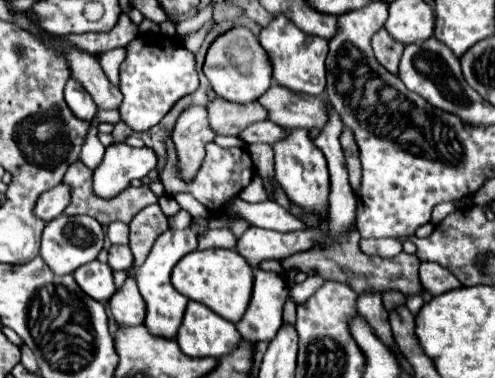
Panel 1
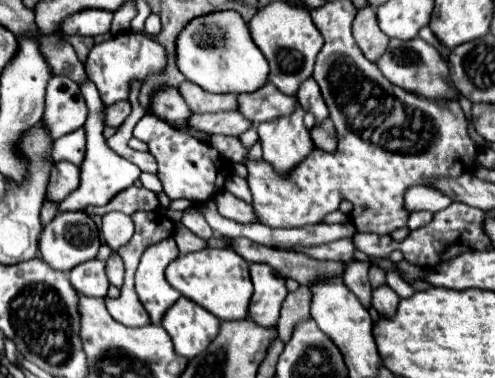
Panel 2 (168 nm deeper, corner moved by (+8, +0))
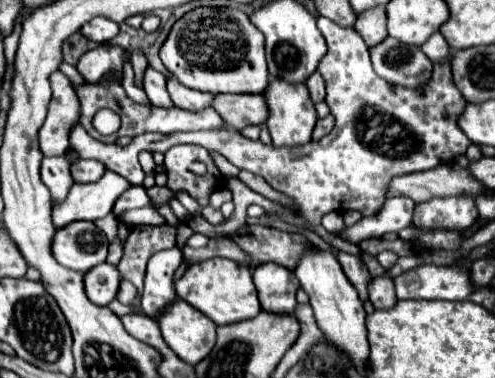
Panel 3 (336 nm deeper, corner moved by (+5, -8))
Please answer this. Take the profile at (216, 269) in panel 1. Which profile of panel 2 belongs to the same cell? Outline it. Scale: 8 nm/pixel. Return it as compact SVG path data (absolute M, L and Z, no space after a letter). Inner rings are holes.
M204 248L186 256L178 256L166 268L166 280L182 296L200 304L220 320L242 320L248 314L248 302L252 296L248 262L234 250Z

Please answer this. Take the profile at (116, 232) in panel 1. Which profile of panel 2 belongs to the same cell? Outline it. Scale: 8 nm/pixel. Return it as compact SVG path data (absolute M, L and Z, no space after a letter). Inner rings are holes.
M108 212L102 216L101 235L112 250L118 250L124 242L132 238L132 234L134 234L134 224L128 214Z

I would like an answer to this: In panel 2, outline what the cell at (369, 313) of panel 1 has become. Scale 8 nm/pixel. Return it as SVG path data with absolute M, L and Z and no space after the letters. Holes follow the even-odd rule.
M354 260L354 262L346 264L344 276L342 276L344 284L354 292L354 296L360 300L360 304L364 308L372 306L372 288L368 282L368 268L370 268L370 264Z

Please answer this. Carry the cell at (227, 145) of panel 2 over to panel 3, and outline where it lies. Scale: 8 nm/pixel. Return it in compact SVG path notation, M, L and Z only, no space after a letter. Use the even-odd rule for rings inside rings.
M319 18L317 26L327 42L327 54L319 62L319 72L323 74L327 82L327 96L325 102L331 108L331 114L335 116L335 128L323 136L319 142L309 142L295 148L275 148L273 144L263 144L261 140L247 140L241 136L235 128L219 128L219 130L195 130L195 132L173 132L173 134L141 134L133 138L129 146L117 146L117 144L101 144L93 140L83 126L77 122L69 132L71 146L81 154L81 158L95 158L103 162L111 172L123 176L131 186L143 184L145 173L139 167L138 155L141 150L167 150L175 144L187 142L187 144L199 144L211 152L217 152L225 156L233 166L239 170L249 170L253 174L259 174L267 180L269 186L275 190L287 194L295 200L299 216L309 220L311 224L321 224L321 218L327 212L345 212L345 210L359 210L363 216L375 214L383 202L385 192L391 182L391 178L409 174L409 172L421 172L431 170L441 164L453 164L457 154L463 154L471 140L461 132L457 126L457 116L465 108L463 94L455 88L453 76L451 76L451 60L445 62L433 62L431 80L427 82L427 88L399 88L397 84L389 84L387 80L379 78L371 66L369 60L369 48L363 42L363 38L353 28L341 28L335 22L327 18Z

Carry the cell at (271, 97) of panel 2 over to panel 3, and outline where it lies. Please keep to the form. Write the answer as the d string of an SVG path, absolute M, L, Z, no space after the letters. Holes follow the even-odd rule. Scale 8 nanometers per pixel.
M215 94L211 108L215 108L223 122L235 130L267 120L267 106L261 94Z

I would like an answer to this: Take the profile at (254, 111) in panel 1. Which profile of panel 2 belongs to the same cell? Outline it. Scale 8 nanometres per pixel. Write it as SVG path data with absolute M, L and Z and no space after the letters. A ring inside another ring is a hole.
M184 82L180 86L180 94L184 96L184 100L192 112L238 110L236 108L236 100L238 100L236 94L212 94L212 92L206 92L192 82Z

